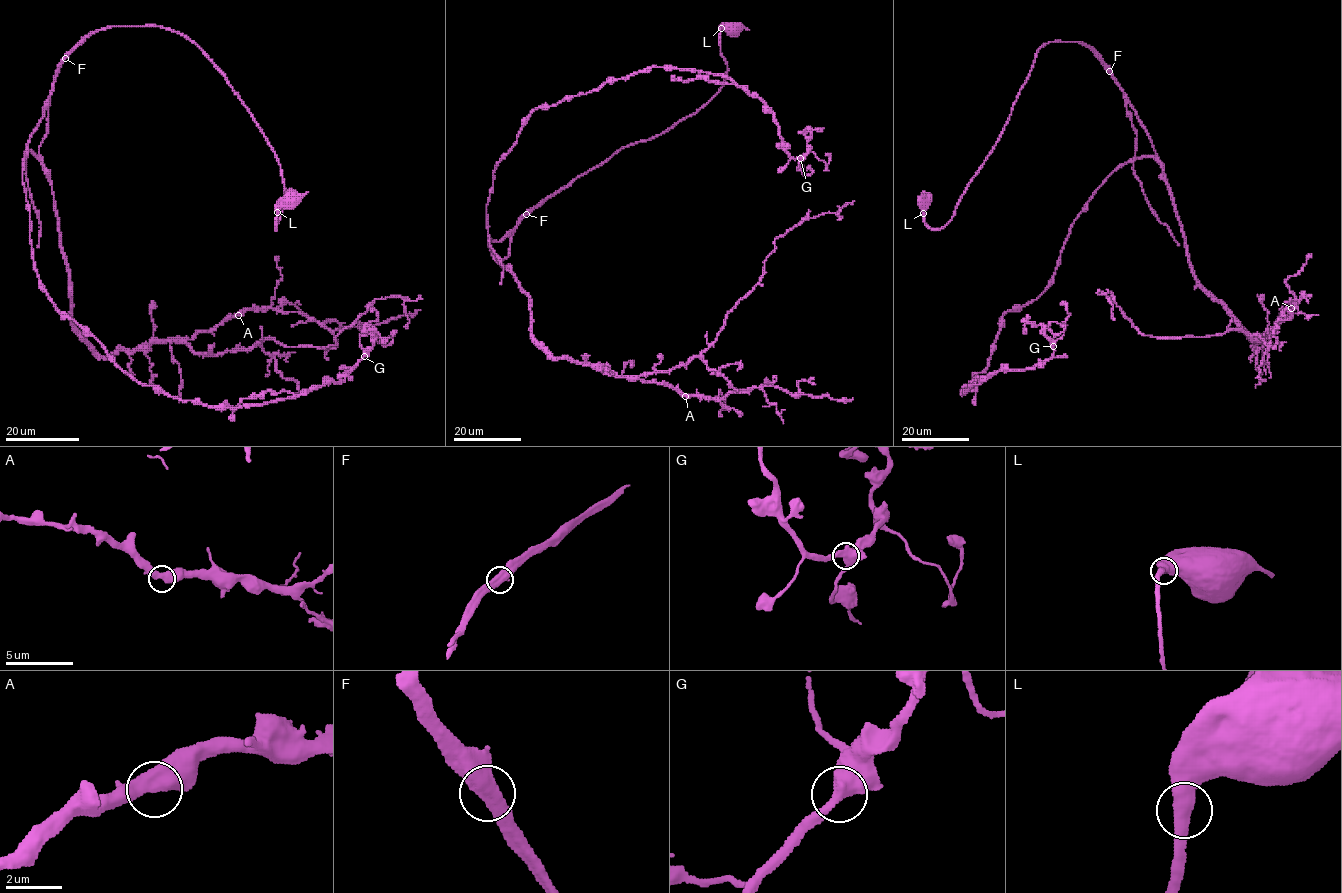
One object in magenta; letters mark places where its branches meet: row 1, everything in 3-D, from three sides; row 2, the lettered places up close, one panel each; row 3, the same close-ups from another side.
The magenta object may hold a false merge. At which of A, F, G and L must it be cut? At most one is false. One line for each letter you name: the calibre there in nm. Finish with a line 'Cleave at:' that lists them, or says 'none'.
F: Thickness 550 nm
Cleave at: F

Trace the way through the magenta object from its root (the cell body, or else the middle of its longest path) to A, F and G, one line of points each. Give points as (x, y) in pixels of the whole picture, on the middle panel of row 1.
A: (732, 27), (720, 29), (720, 89), (542, 200), (502, 262), (529, 296), (531, 334), (554, 357), (685, 396)
F: (732, 27), (720, 29), (720, 51), (727, 66), (725, 80), (701, 108), (662, 133), (622, 147), (525, 214)
G: (732, 27), (701, 108), (542, 200), (495, 258), (493, 171), (523, 121), (652, 66), (728, 77), (800, 158)

